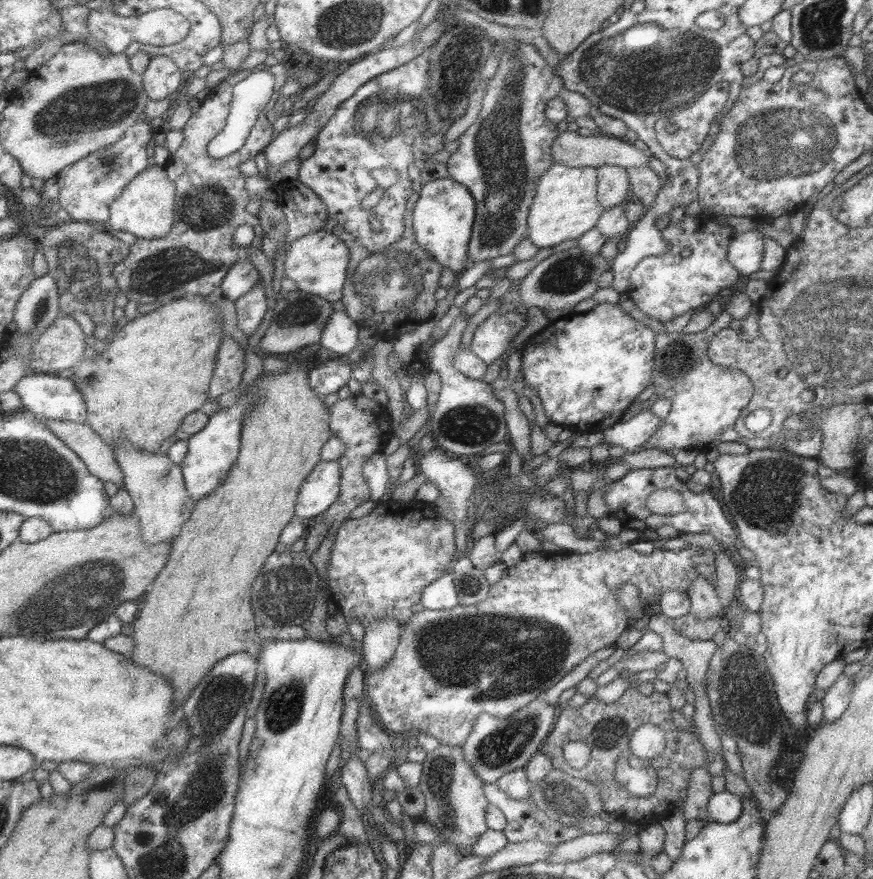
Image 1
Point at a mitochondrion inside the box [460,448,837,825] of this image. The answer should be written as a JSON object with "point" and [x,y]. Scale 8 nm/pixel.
{"point":[767,496]}

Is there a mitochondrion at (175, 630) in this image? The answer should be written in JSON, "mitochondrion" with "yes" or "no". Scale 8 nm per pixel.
{"mitochondrion":"no"}

